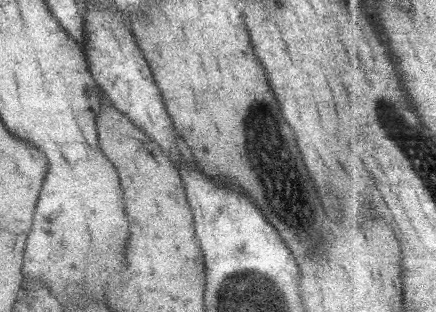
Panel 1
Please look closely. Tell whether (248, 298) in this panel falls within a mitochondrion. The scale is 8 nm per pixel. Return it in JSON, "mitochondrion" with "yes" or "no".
{"mitochondrion":"yes"}

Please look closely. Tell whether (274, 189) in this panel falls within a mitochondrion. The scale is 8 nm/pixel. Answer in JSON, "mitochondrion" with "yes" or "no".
{"mitochondrion":"yes"}

